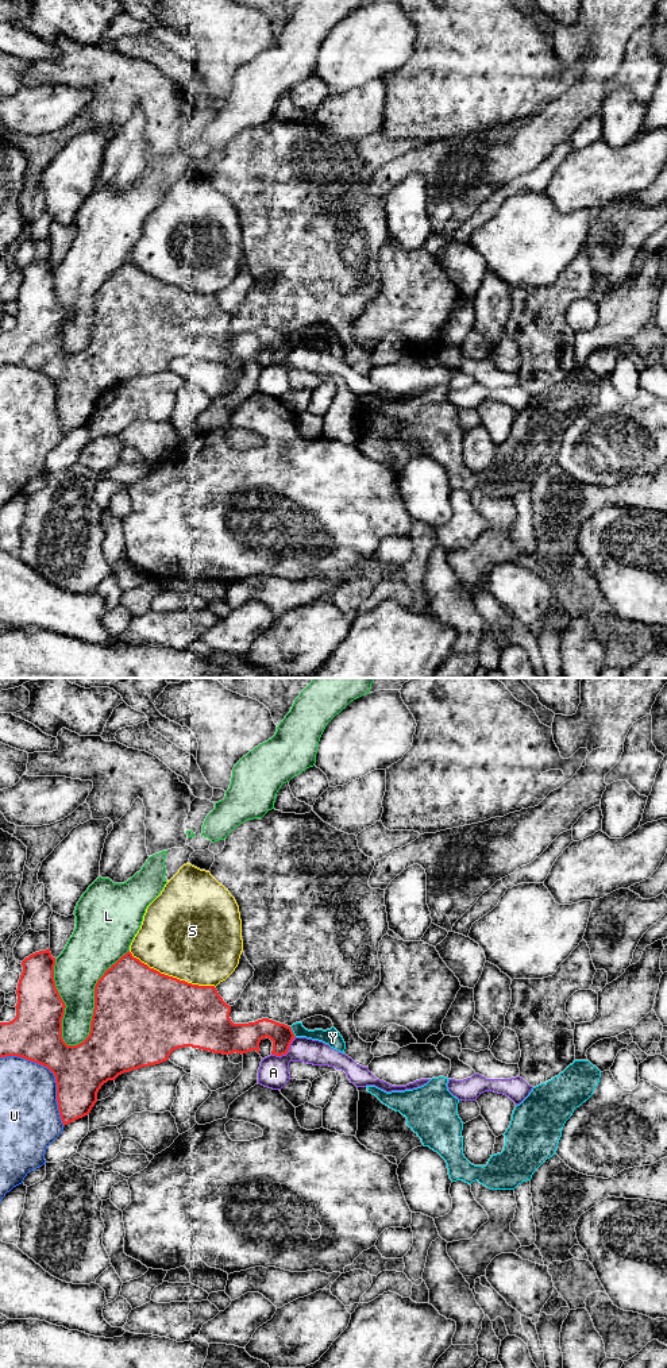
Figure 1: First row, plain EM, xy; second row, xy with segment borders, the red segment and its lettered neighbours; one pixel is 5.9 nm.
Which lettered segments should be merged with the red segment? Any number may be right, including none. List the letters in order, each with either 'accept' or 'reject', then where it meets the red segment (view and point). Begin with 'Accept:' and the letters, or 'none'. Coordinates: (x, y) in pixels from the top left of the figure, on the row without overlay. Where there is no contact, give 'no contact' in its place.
Accept: none
A: reject; contact xy (286, 361)
L: reject; contact xy (95, 311)
S: reject; contact xy (172, 285)
U: reject; contact xy (53, 381)
Y: reject; contact xy (292, 340)

